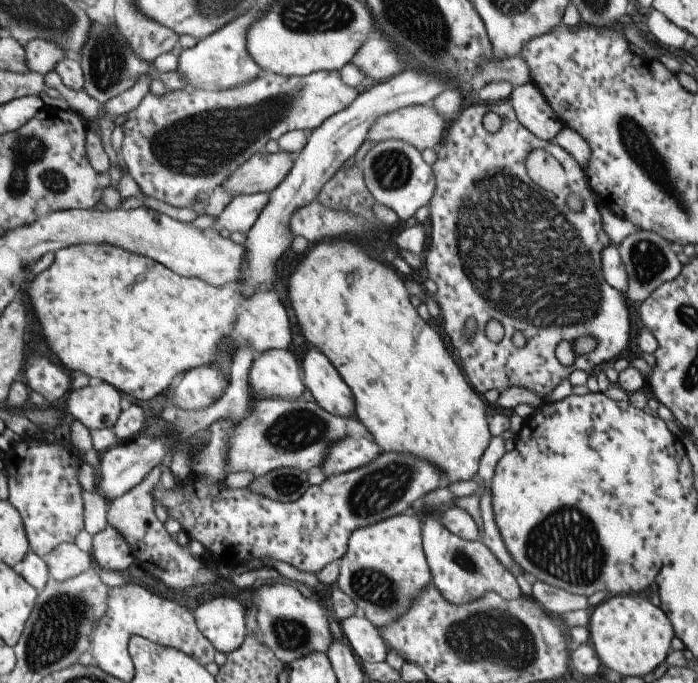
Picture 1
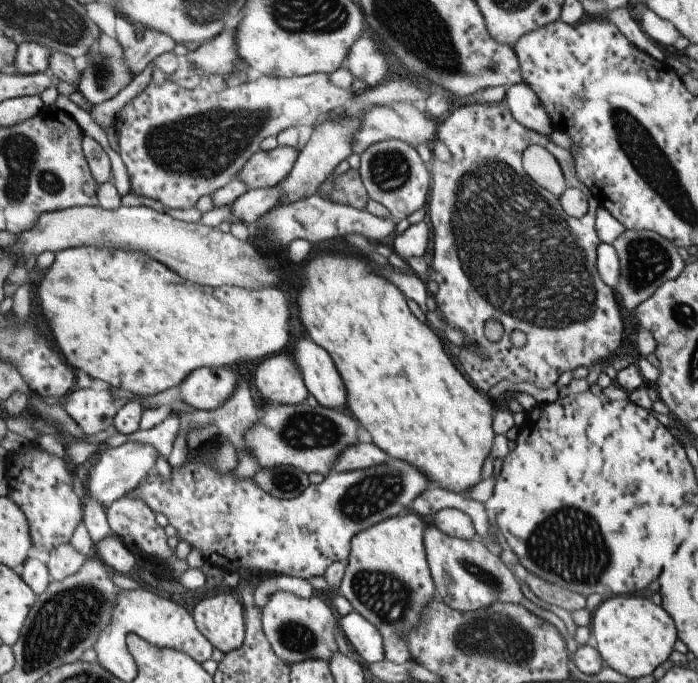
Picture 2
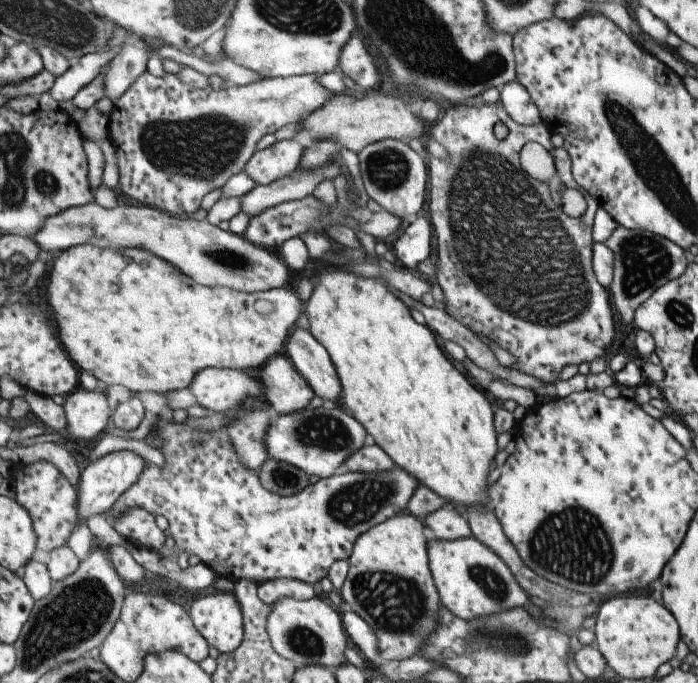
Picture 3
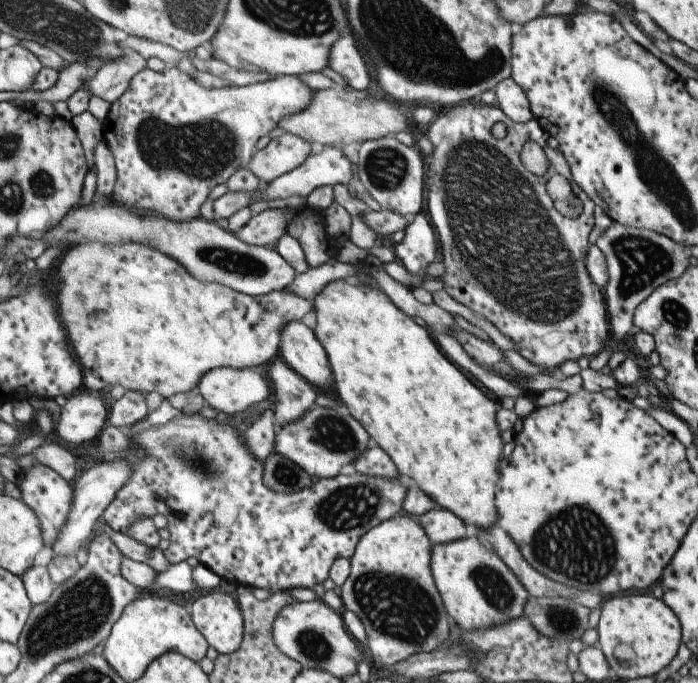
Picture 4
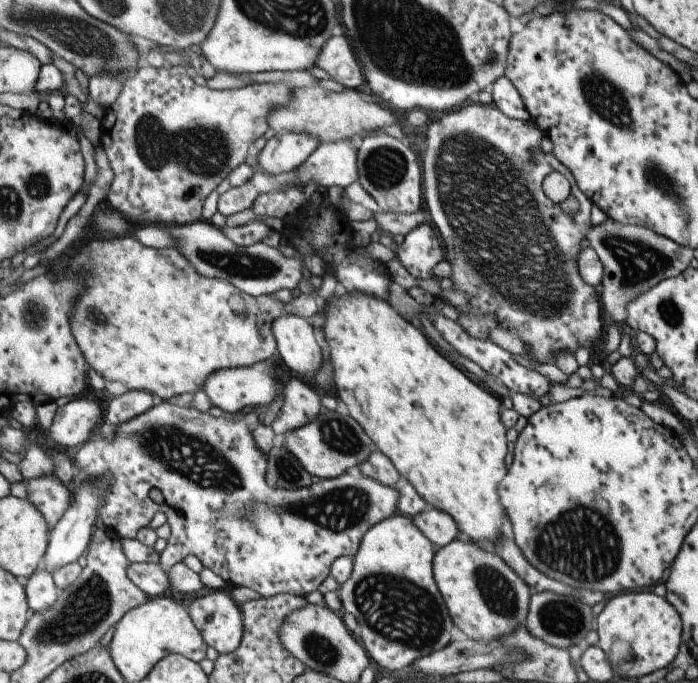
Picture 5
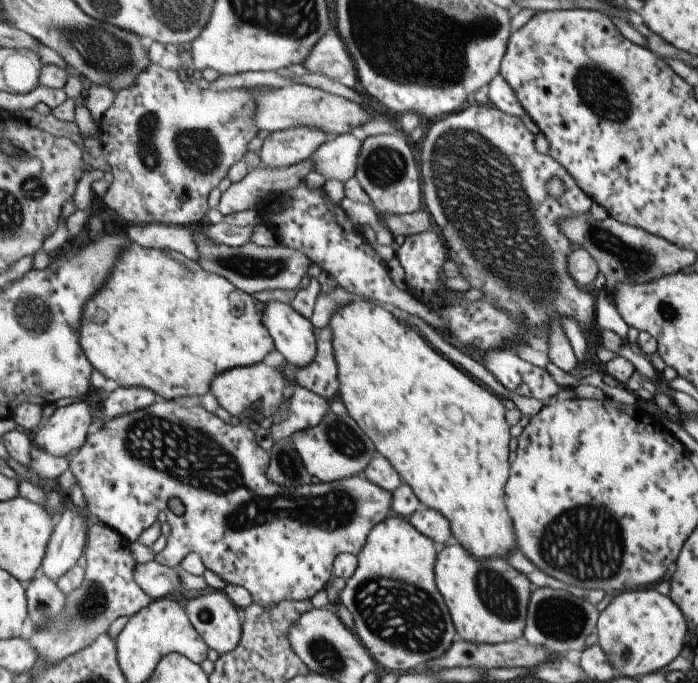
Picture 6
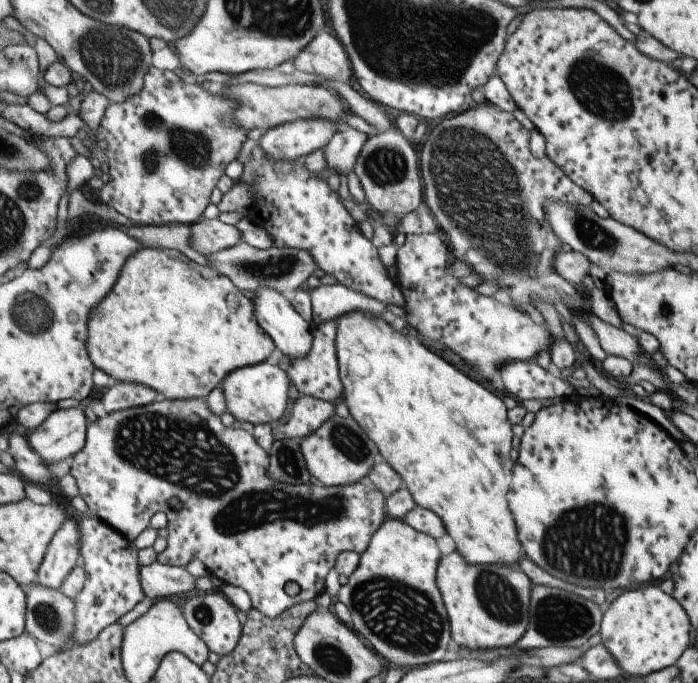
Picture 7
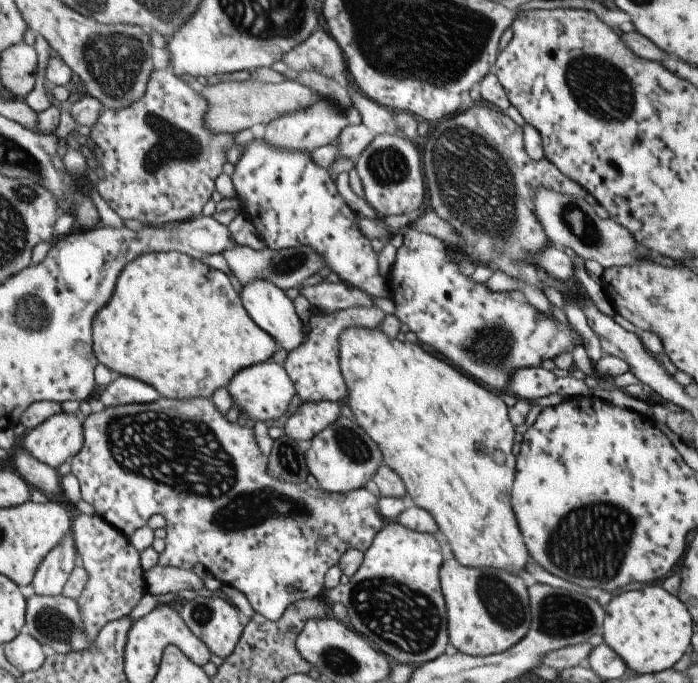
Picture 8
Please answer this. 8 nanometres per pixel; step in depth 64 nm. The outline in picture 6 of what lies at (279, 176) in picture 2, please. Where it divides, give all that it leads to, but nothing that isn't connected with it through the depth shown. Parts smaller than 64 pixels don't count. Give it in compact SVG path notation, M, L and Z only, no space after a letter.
M293 127L270 132L262 141L258 150L261 165L269 169L280 169L311 158L313 151L326 141L326 136L319 129Z

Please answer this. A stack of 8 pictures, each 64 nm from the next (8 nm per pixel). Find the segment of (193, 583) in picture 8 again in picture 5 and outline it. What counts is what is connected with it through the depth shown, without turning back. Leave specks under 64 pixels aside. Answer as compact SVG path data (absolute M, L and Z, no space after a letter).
M129 563L125 567L127 578L141 592L148 597L156 597L162 594L168 587L166 571L155 563Z

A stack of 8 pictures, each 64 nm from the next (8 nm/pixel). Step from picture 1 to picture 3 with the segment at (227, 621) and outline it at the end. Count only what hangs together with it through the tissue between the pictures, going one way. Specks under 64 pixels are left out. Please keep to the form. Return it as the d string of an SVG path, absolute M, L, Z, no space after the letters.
M218 592L197 598L189 606L191 623L195 626L207 645L213 646L219 653L233 652L239 647L243 637L242 615L240 608L231 592Z

